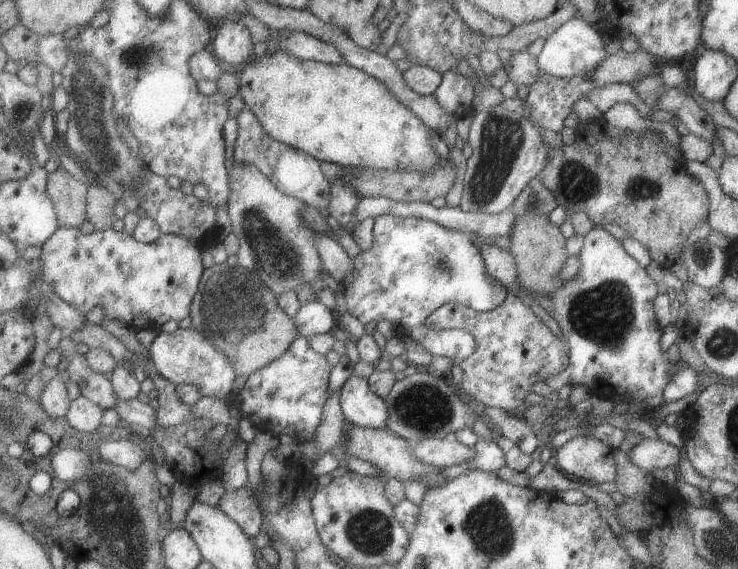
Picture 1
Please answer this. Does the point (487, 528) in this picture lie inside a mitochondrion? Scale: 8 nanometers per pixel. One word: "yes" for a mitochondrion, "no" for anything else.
yes

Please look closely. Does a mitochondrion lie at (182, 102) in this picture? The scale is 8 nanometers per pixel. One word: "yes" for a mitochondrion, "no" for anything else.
no

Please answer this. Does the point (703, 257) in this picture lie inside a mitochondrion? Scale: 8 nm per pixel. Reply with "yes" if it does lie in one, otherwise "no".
yes

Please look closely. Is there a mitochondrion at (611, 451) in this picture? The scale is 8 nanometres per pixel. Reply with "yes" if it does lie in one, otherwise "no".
no

